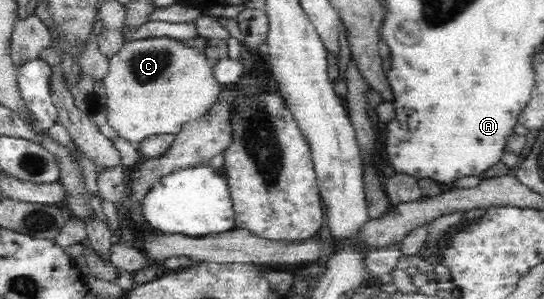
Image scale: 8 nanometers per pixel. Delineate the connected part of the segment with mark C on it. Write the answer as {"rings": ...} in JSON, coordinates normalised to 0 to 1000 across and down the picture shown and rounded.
{"rings":[[[313,127],[230,140],[224,167],[200,194],[197,241],[189,264],[197,308],[197,411],[222,462],[243,482],[257,482],[281,452],[327,452],[342,408],[377,388],[406,314],[406,284],[397,274],[393,244],[382,221],[379,184]]]}

